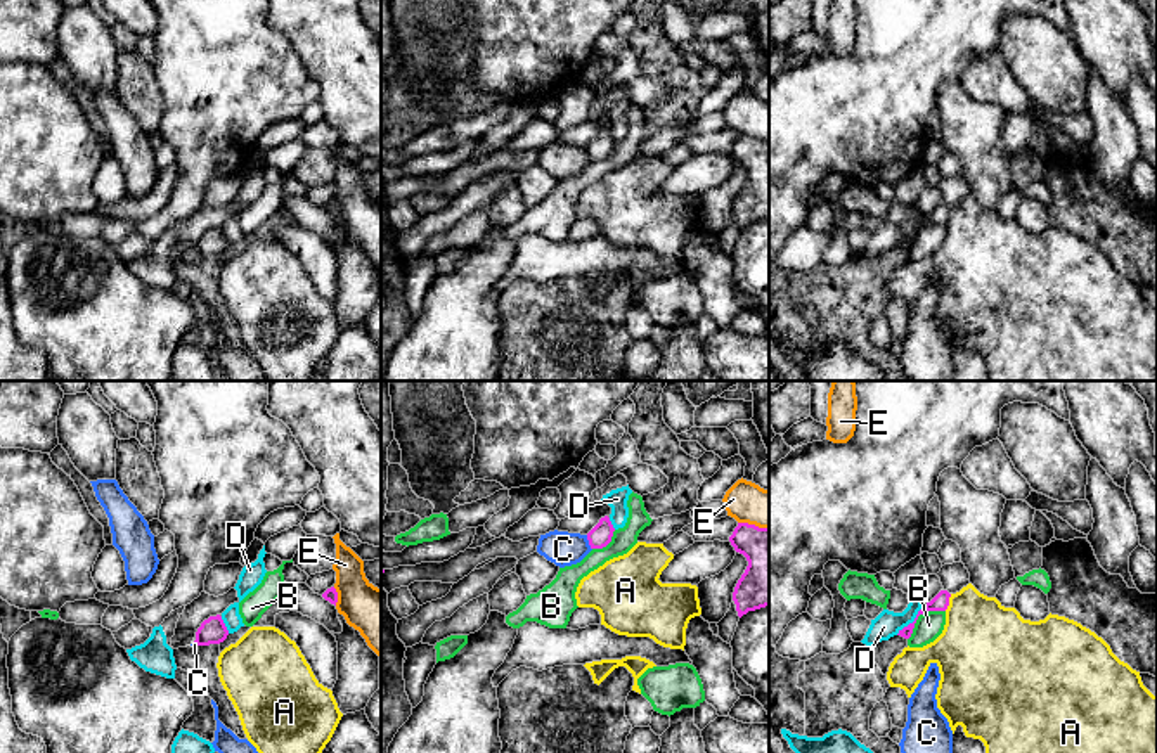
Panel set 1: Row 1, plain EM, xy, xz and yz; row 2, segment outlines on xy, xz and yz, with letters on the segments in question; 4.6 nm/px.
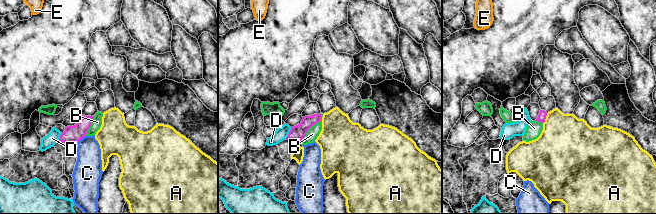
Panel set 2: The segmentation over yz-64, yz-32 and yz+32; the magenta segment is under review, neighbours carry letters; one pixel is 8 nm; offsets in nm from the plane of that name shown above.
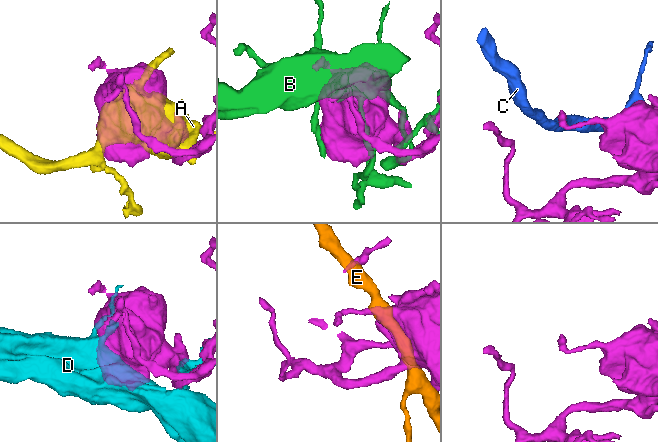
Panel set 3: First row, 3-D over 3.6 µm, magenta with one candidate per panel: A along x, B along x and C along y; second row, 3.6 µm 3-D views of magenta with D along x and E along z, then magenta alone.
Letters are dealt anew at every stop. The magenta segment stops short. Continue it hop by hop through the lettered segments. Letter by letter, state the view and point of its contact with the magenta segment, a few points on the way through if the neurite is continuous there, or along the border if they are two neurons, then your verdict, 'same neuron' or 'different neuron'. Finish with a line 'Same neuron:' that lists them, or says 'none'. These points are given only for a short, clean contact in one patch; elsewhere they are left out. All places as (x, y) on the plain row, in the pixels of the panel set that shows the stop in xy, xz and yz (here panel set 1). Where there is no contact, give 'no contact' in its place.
A: meets magenta in yz at (948, 215); different neuron
B: meets magenta in yz at (920, 225); different neuron
C: meets magenta in xz at (589, 154); border along xz (586, 148), (591, 161); different neuron
D: meets magenta in yz at (913, 234); different neuron
E: meets magenta in xy at (336, 208); different neuron
Same neuron: none

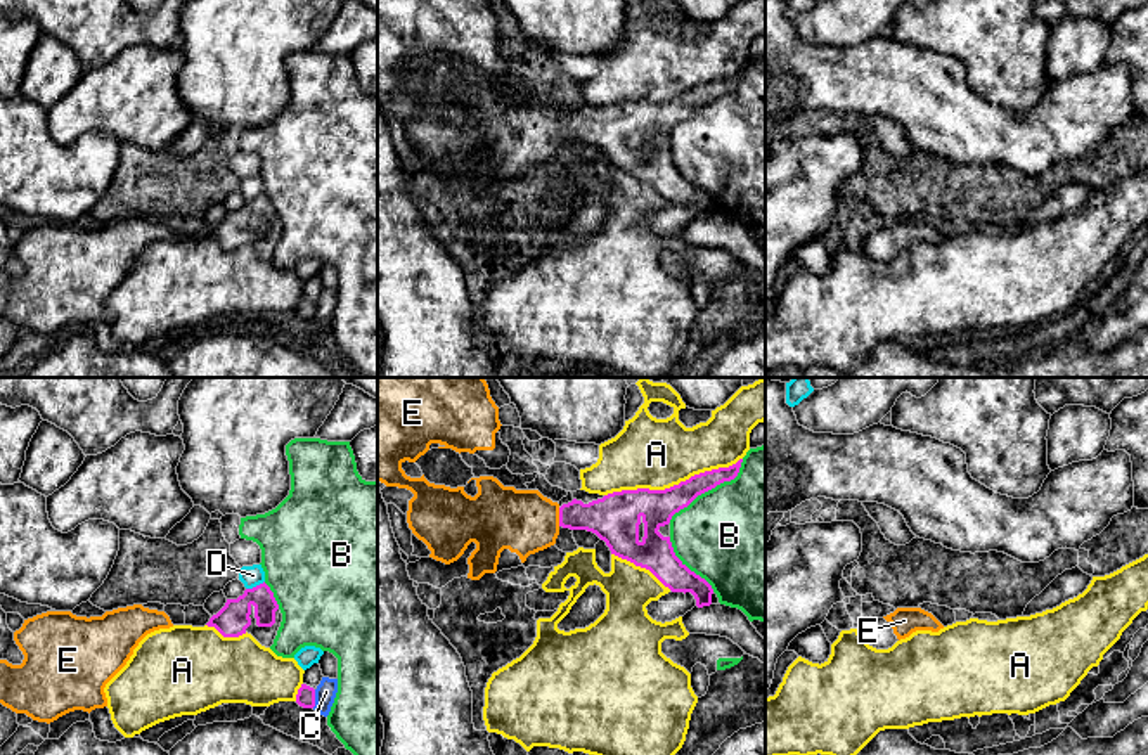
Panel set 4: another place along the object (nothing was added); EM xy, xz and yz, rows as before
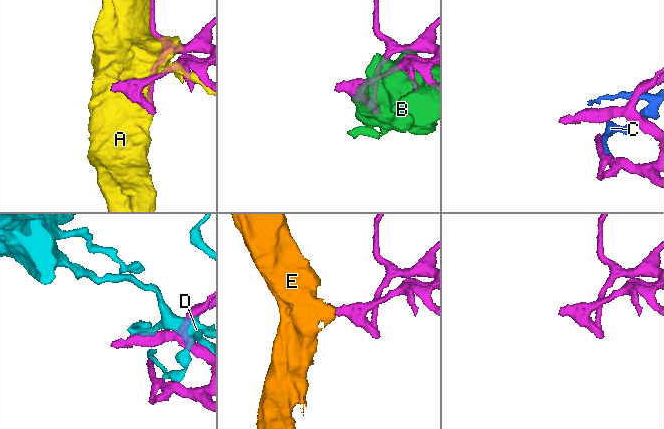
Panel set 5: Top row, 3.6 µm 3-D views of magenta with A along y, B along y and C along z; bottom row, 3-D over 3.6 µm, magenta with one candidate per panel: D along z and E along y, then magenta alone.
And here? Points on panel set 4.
A: meets magenta in xz at (674, 97); different neuron
B: meets magenta in xz at (709, 101); different neuron
C: meets magenta in xy at (314, 310); different neuron
D: meets magenta in xy at (257, 198); different neuron
E: meets magenta in xz at (560, 129); same neuron
Same neuron: E

